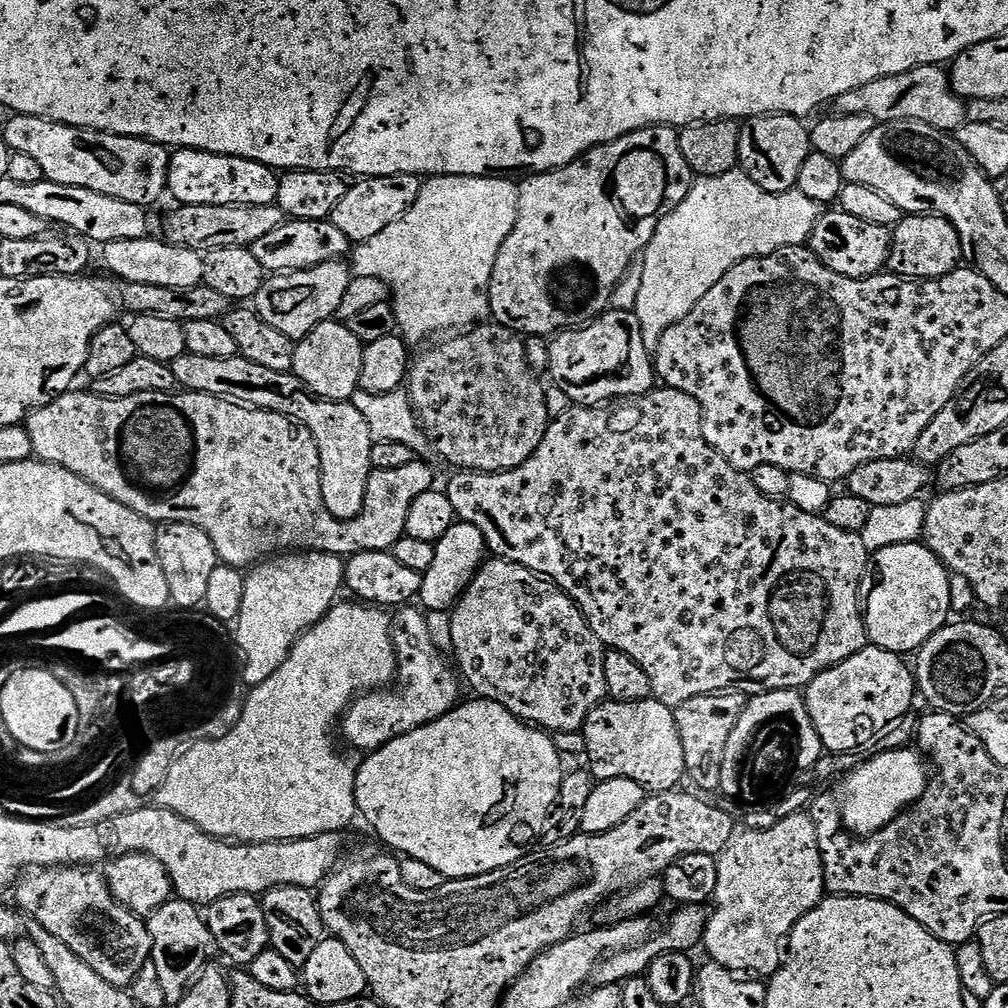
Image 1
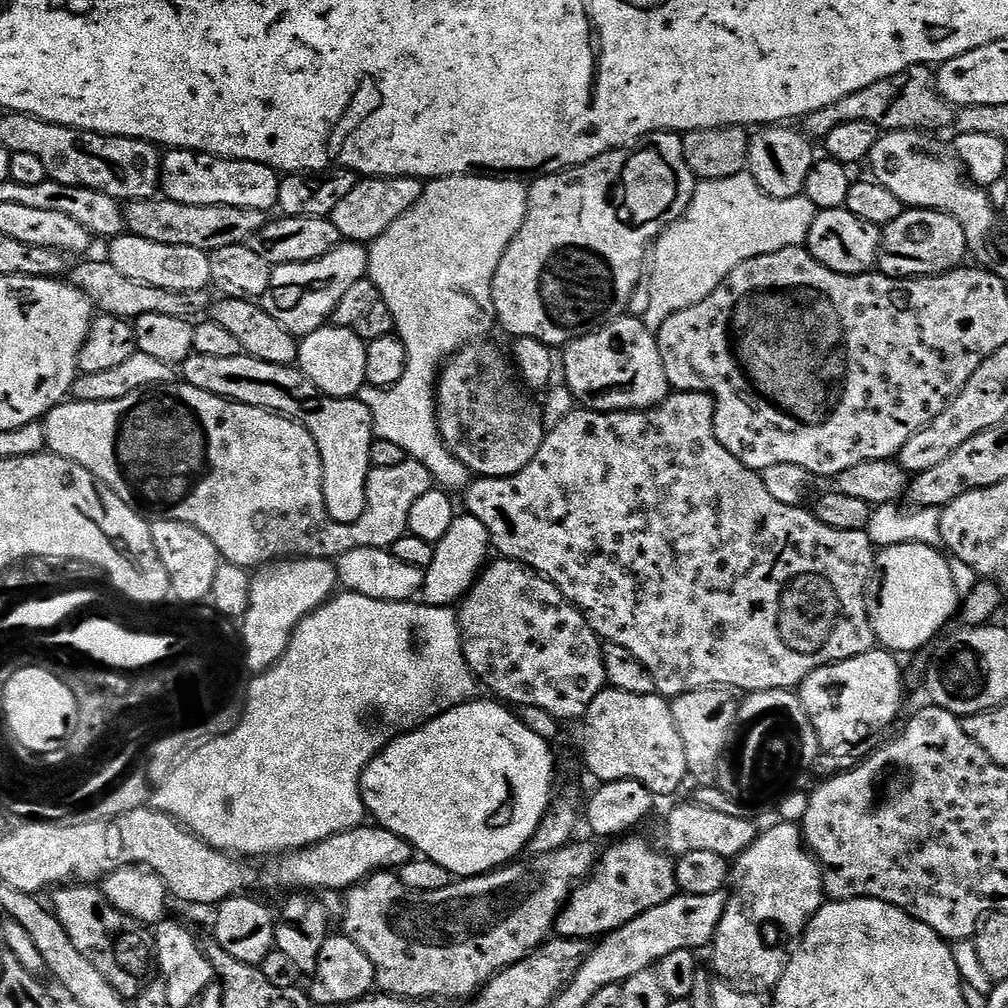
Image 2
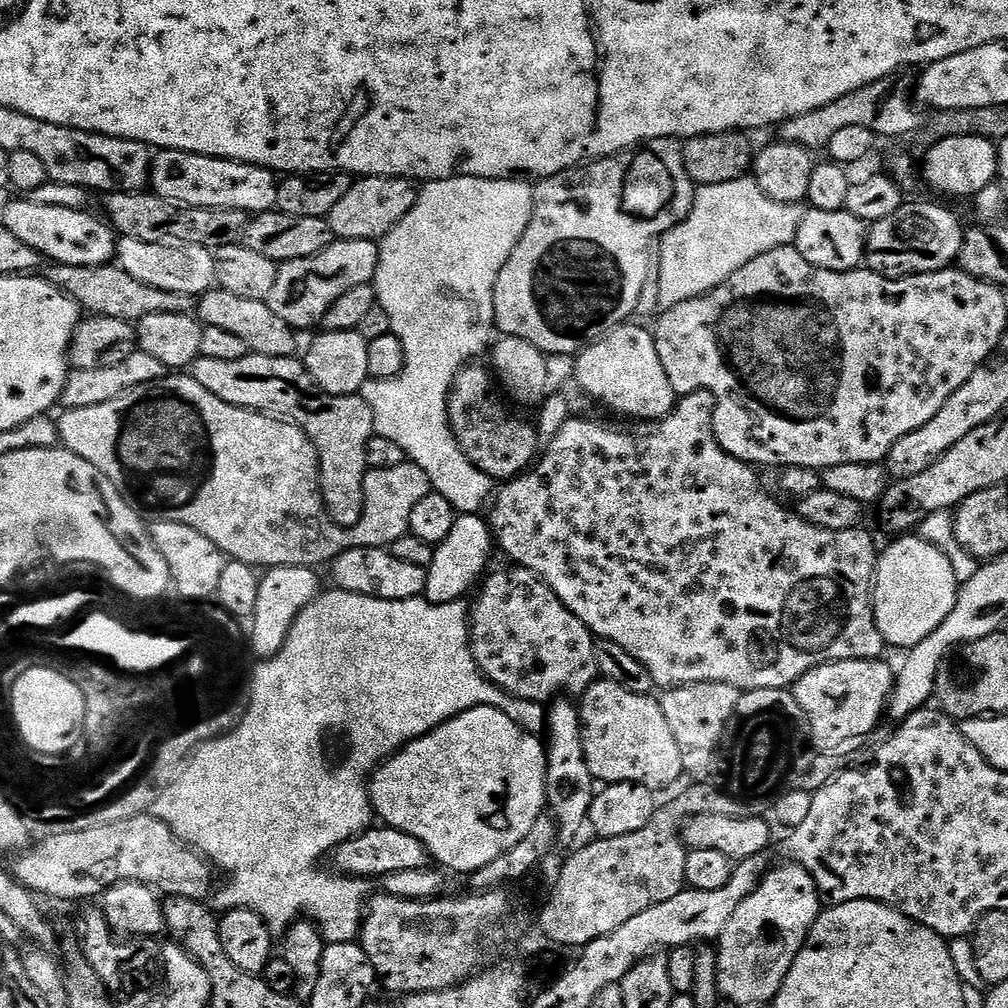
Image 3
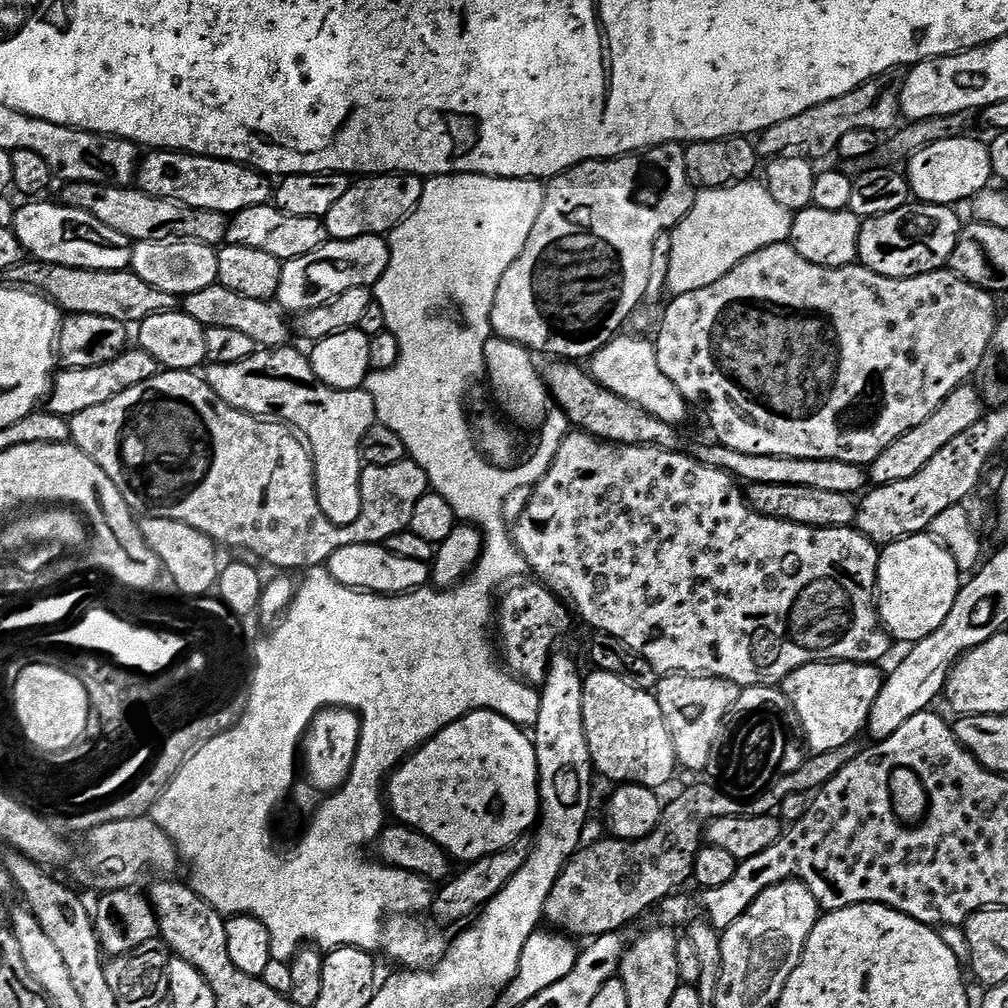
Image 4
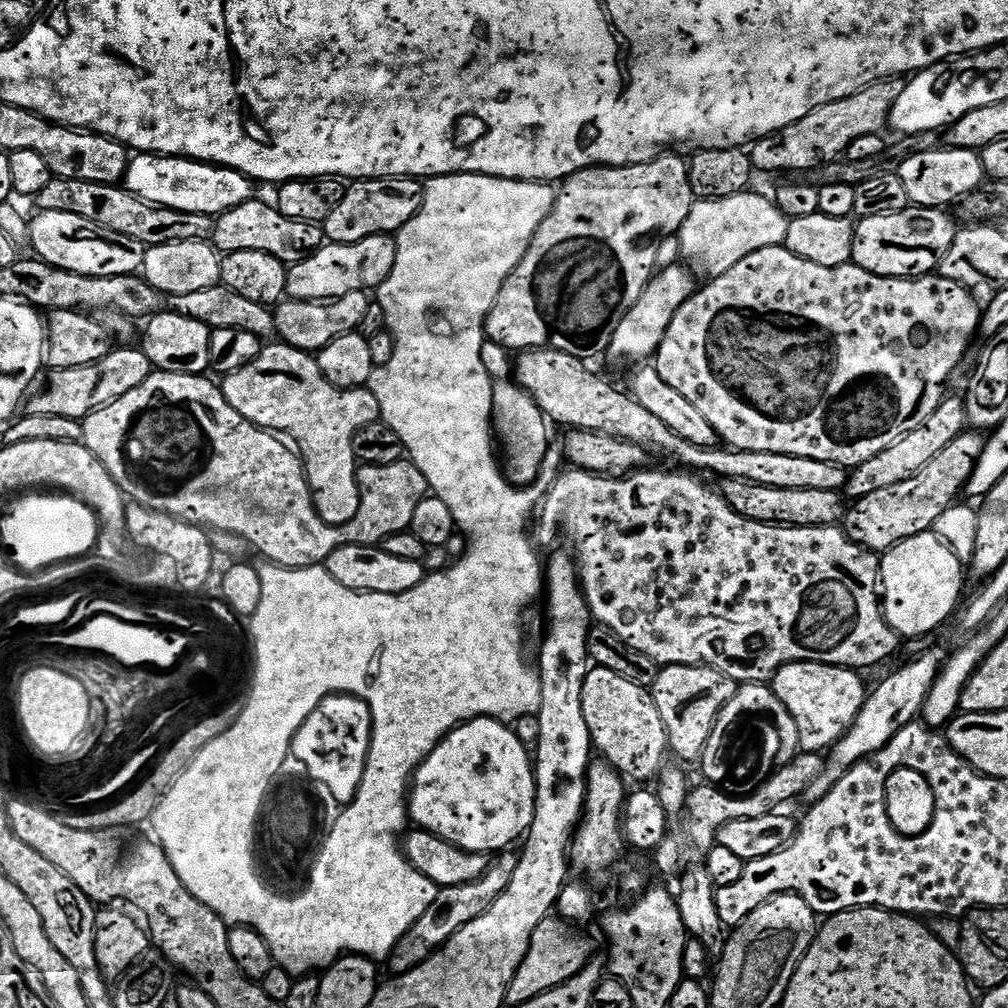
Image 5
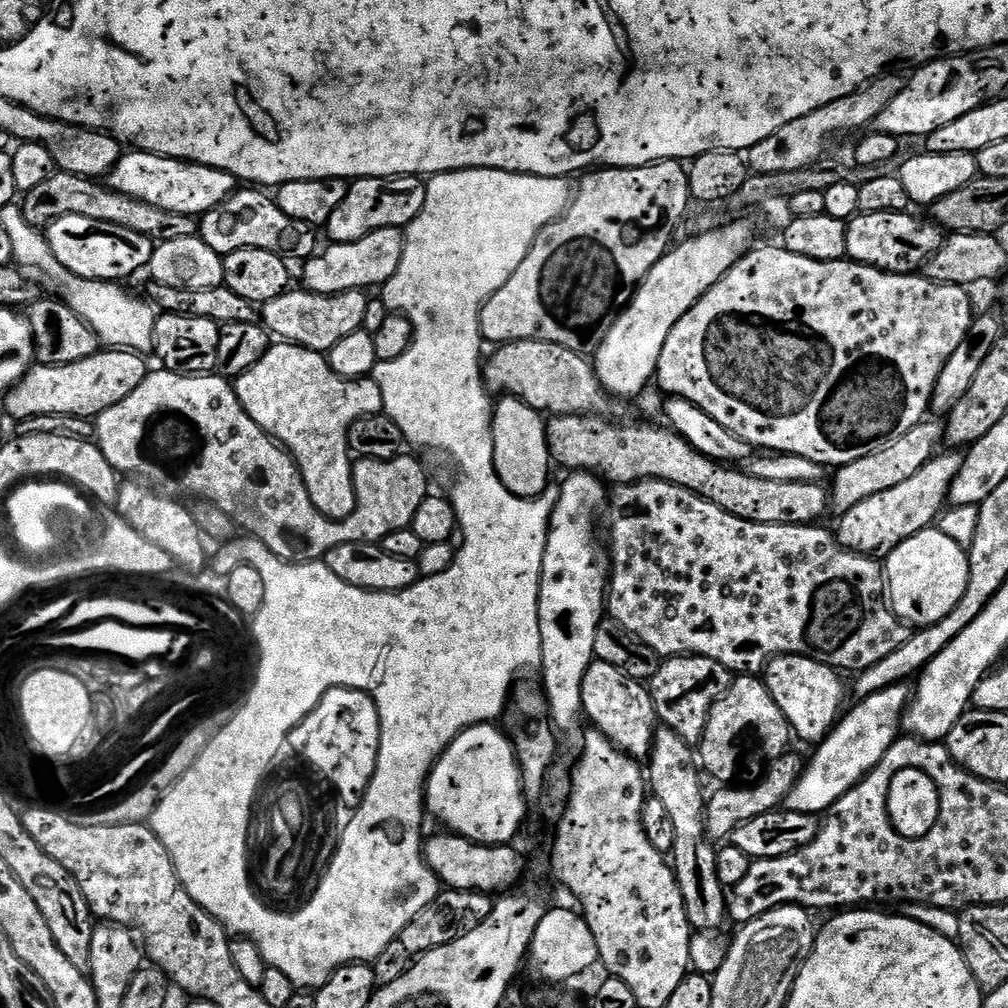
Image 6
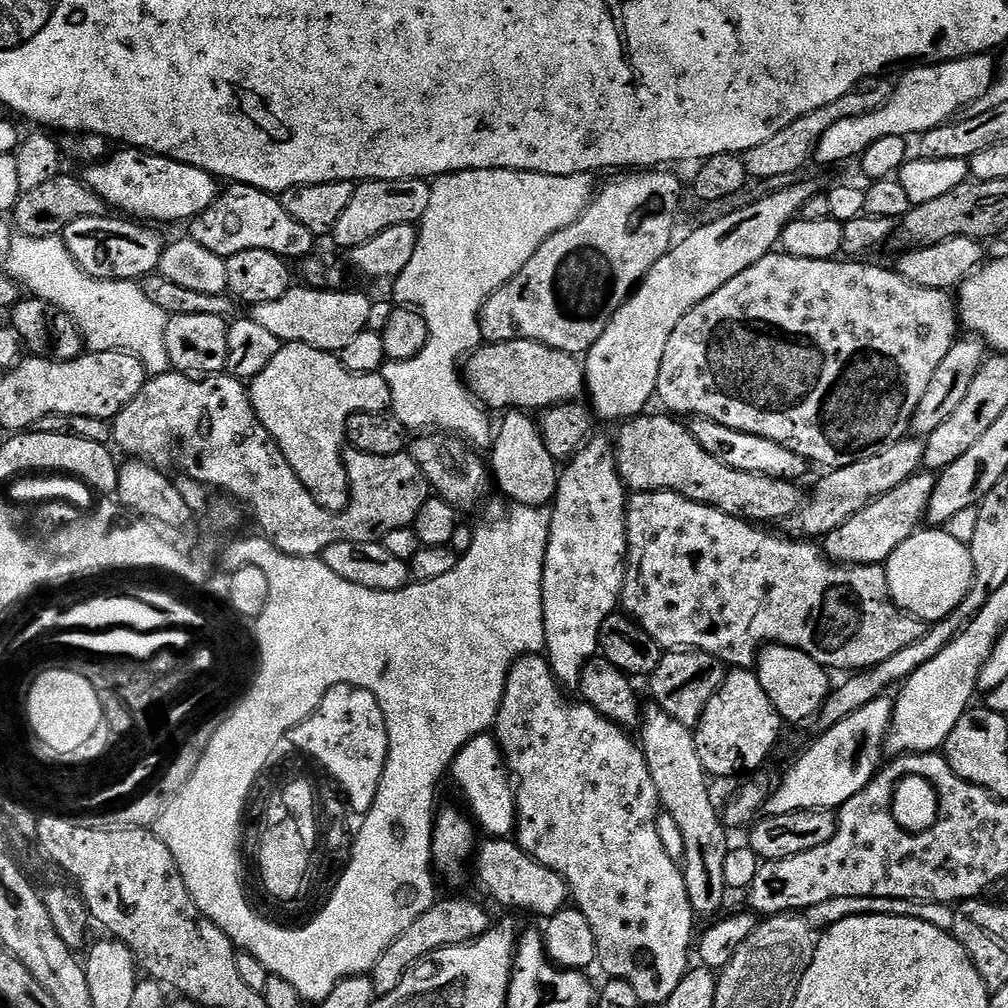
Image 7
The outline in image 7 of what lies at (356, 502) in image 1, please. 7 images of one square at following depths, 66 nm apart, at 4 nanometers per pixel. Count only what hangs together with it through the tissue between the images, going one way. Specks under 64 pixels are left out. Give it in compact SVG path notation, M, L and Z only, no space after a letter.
M284 344L278 350L278 354L274 354L274 358L270 358L268 365L250 381L250 395L252 405L258 414L258 418L262 422L262 426L272 435L276 445L282 450L286 462L290 462L290 470L294 470L298 482L302 482L302 486L306 486L310 498L314 498L314 502L318 506L322 506L327 512L341 512L348 505L348 497L350 495L348 490L348 475L344 469L344 453L346 451L344 431L346 430L346 422L350 417L359 412L386 412L391 409L392 399L390 398L390 386L386 386L386 378L384 375L380 372L351 372L350 370L346 370L346 366L341 362L339 355L323 352L314 346Z

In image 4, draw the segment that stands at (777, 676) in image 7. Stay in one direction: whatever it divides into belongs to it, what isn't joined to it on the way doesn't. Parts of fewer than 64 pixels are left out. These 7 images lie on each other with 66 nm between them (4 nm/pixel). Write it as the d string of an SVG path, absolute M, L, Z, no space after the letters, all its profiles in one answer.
M838 660L807 664L785 678L782 691L794 706L798 728L802 736L804 732L809 753L826 754L826 750L838 750L865 735L874 702L878 702L878 694L884 685L880 670L874 664L851 664L849 660Z

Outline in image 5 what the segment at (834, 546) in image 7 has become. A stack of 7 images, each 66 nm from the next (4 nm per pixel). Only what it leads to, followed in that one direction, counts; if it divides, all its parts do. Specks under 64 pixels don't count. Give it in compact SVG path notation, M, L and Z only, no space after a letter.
M966 430L954 438L942 454L926 462L914 478L906 478L906 482L898 482L887 490L877 490L875 494L866 494L866 498L851 501L842 521L844 533L858 546L883 554L906 538L935 529L938 517L951 504L957 503L967 489L970 474L984 449L984 441L985 437L979 431Z

